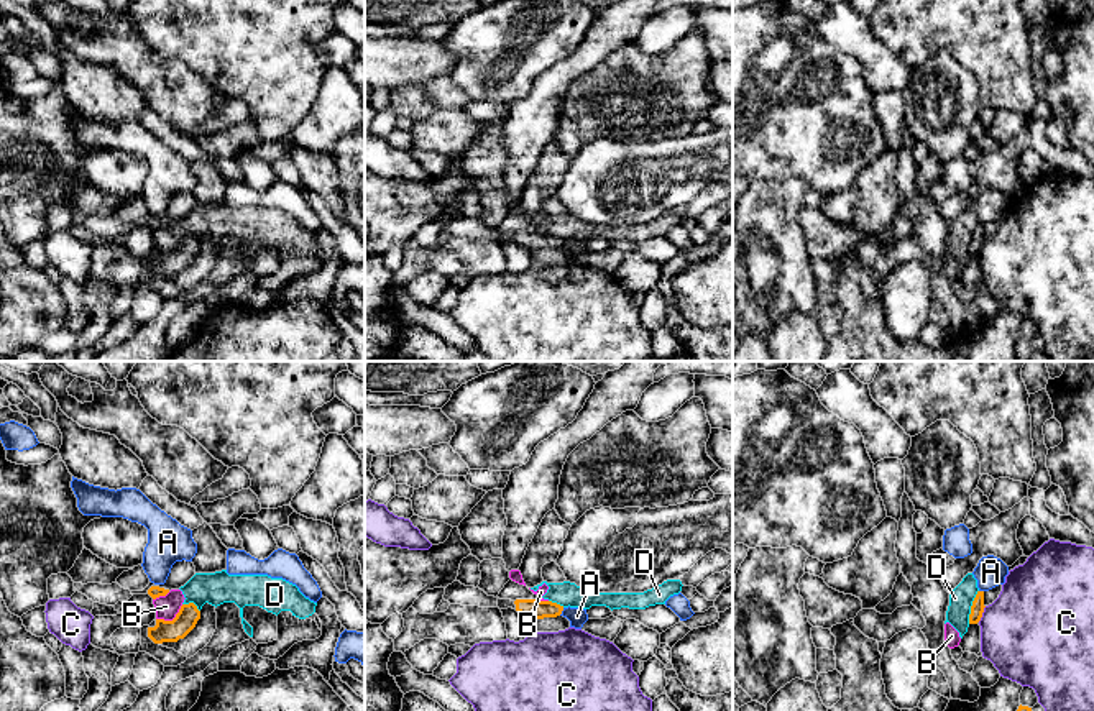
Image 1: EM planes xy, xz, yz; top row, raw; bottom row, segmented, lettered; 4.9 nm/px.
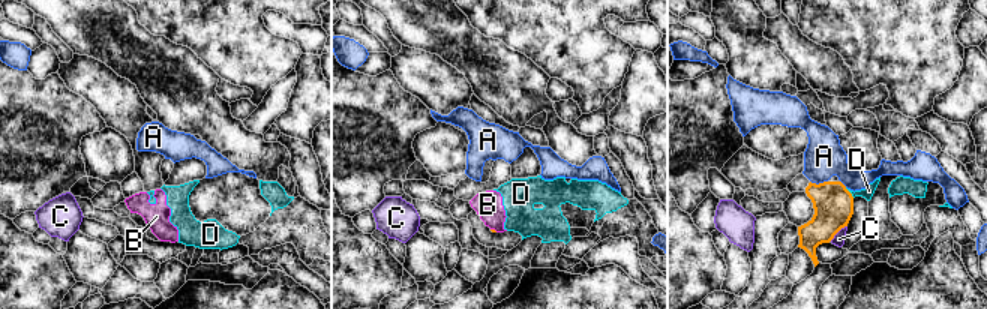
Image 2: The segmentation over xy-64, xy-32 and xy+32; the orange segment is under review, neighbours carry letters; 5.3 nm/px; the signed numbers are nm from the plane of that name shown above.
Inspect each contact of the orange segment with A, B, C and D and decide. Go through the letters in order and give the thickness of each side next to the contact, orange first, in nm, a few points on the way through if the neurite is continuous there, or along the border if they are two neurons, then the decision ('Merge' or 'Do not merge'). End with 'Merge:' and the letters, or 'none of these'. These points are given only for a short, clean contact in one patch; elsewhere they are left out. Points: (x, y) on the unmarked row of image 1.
A: Thickness 100 nm (orange) against 90 nm. Do not merge
B: Thickness 110 nm (orange) against 110 nm. Boundary: xy (183, 237), (171, 252), (156, 252). Do not merge
C: Thickness 70 nm (orange) against 460 nm. Do not merge
D: Thickness 70 nm (orange) against 120 nm. Boundary: yz (978, 222), (968, 255). Do not merge
Merge: none of these

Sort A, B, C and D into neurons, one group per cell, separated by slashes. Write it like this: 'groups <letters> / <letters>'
groups A / B D / C

